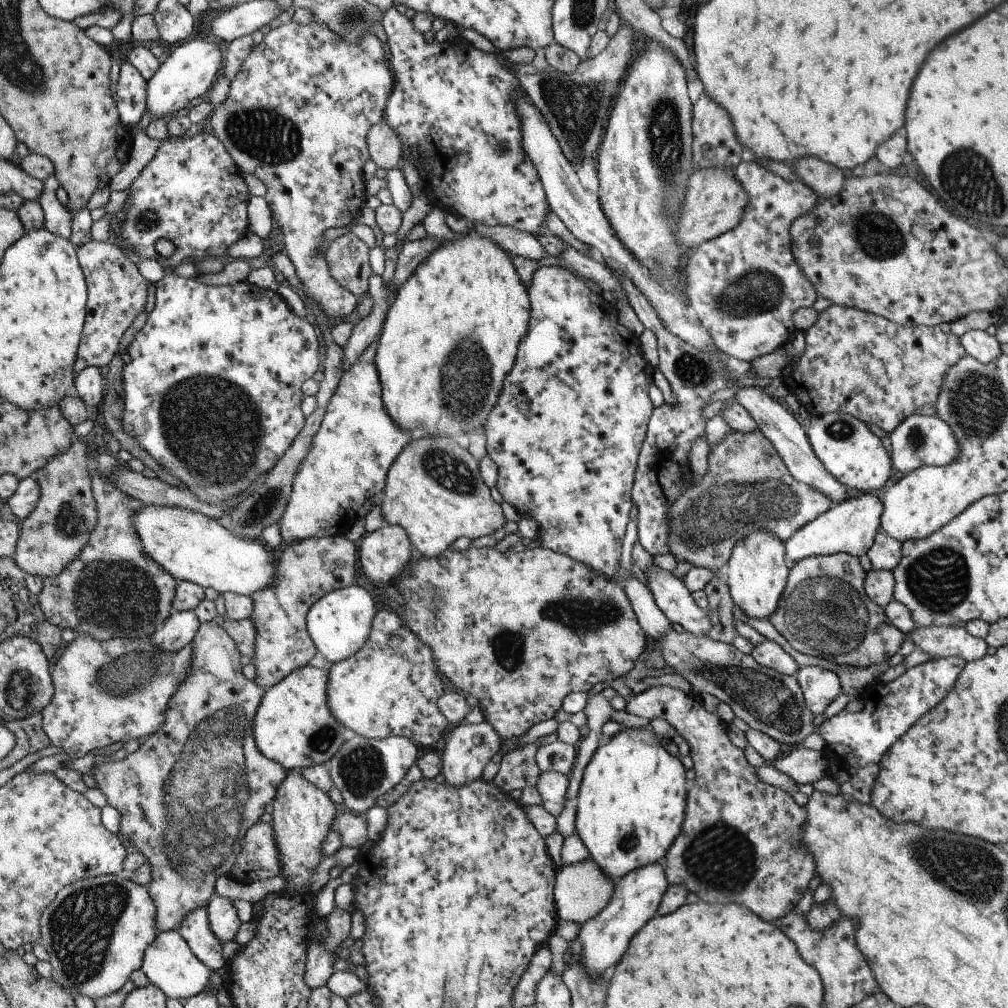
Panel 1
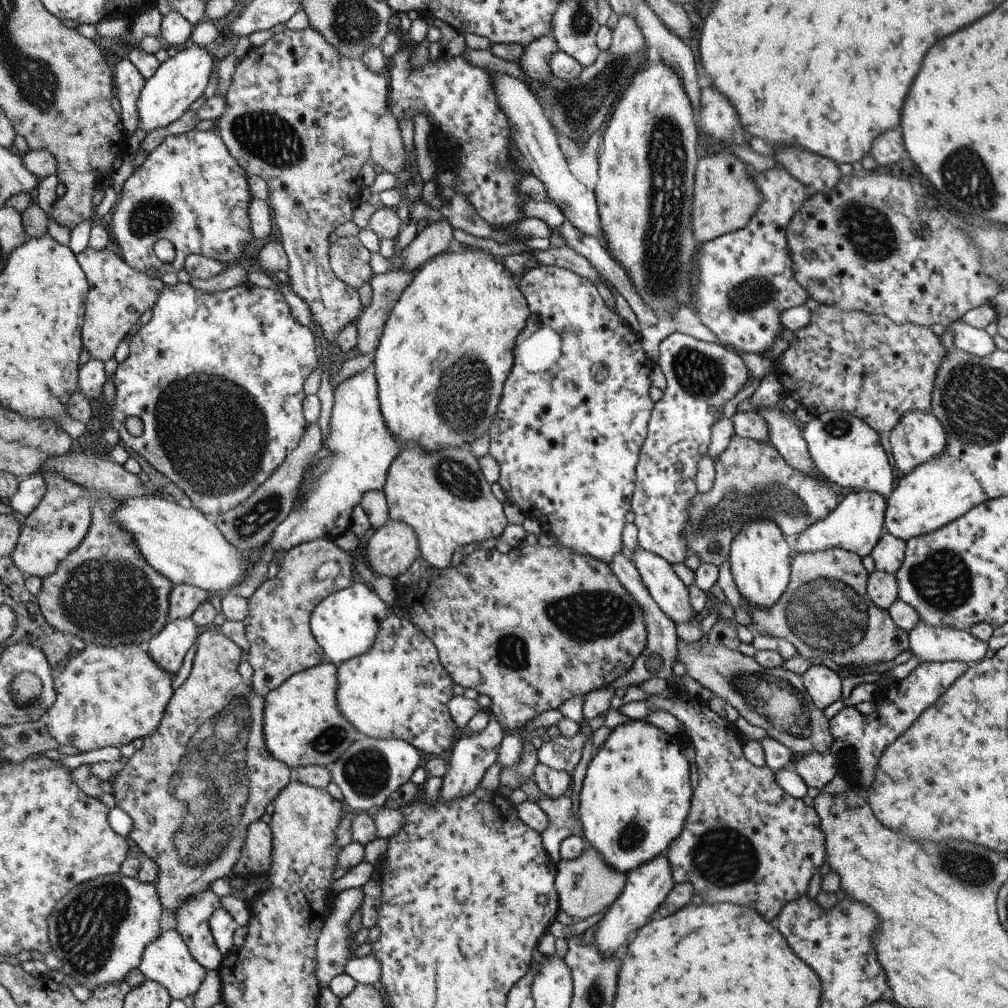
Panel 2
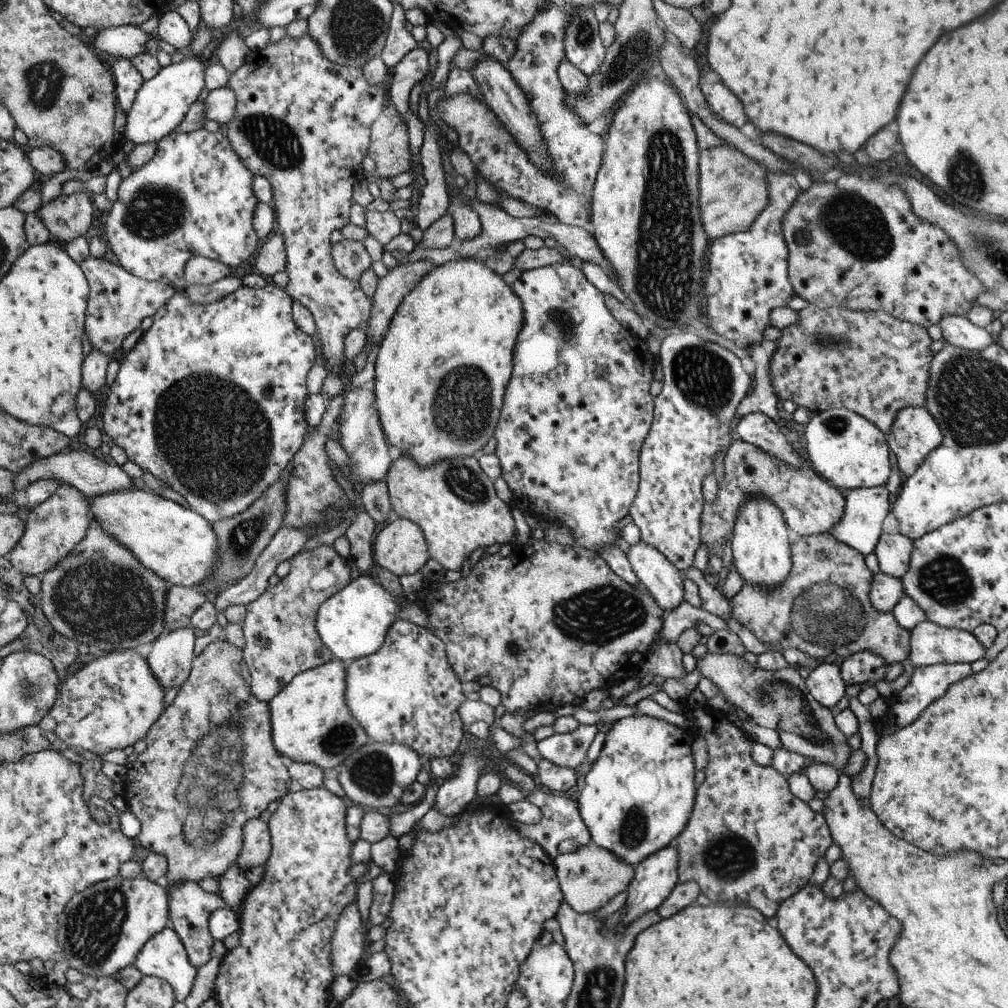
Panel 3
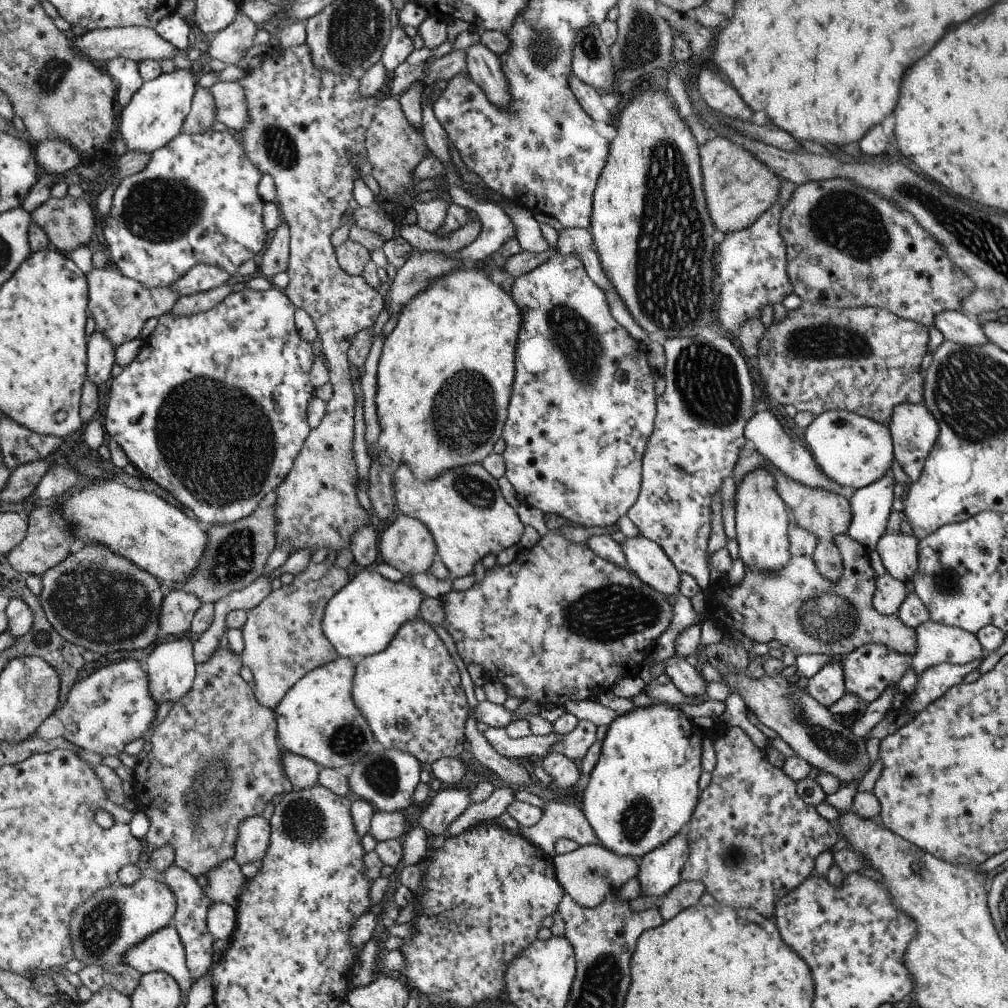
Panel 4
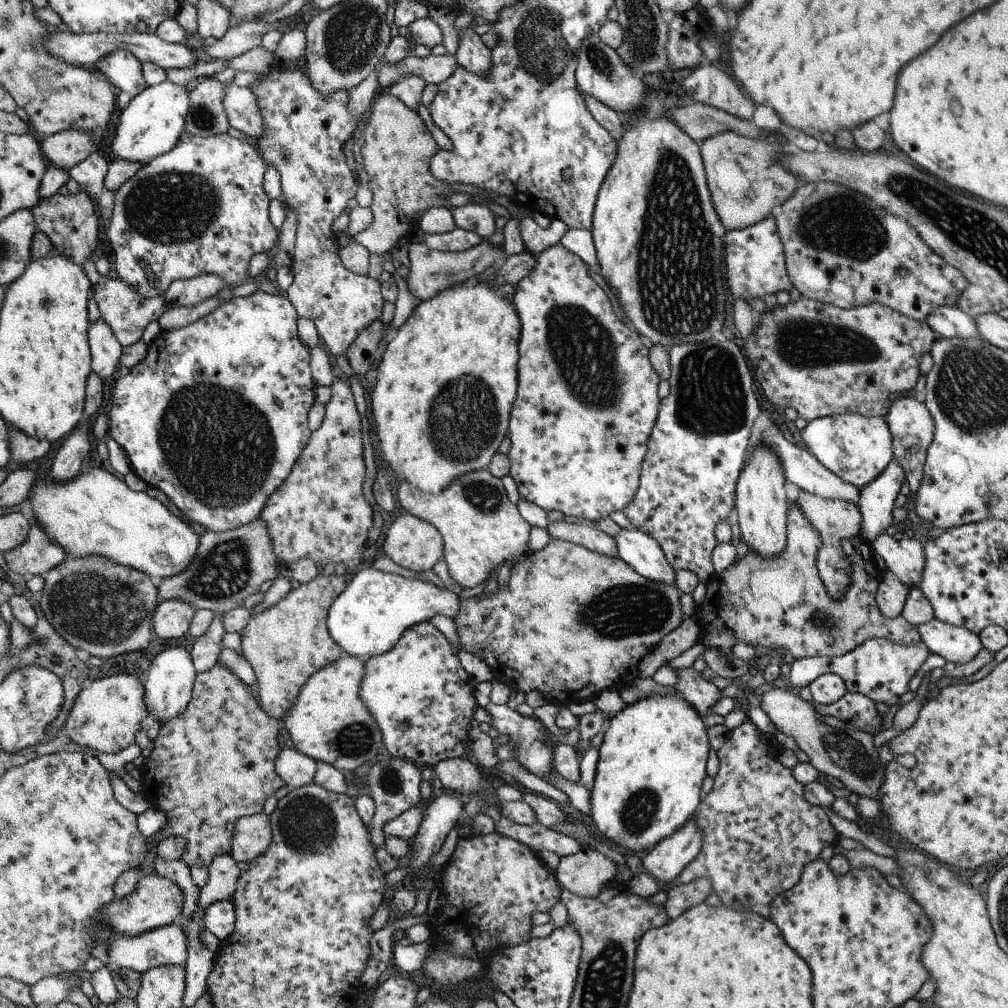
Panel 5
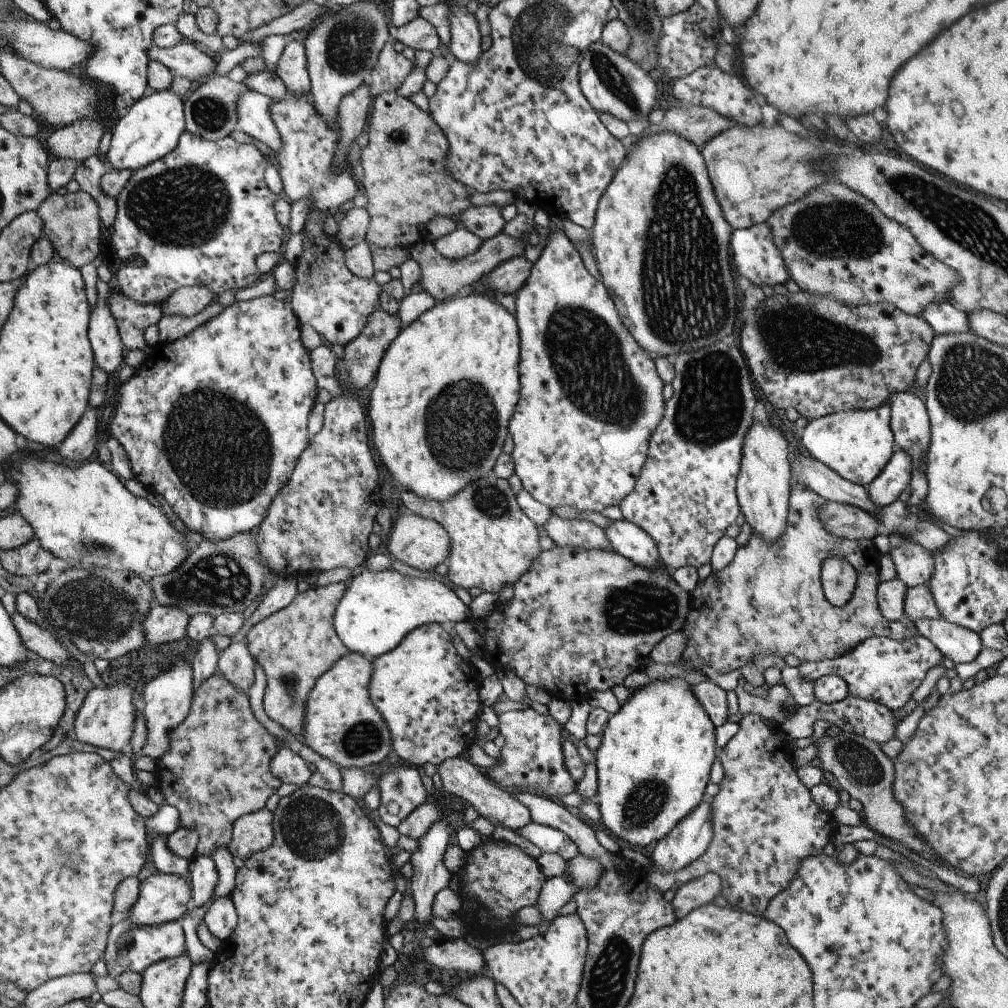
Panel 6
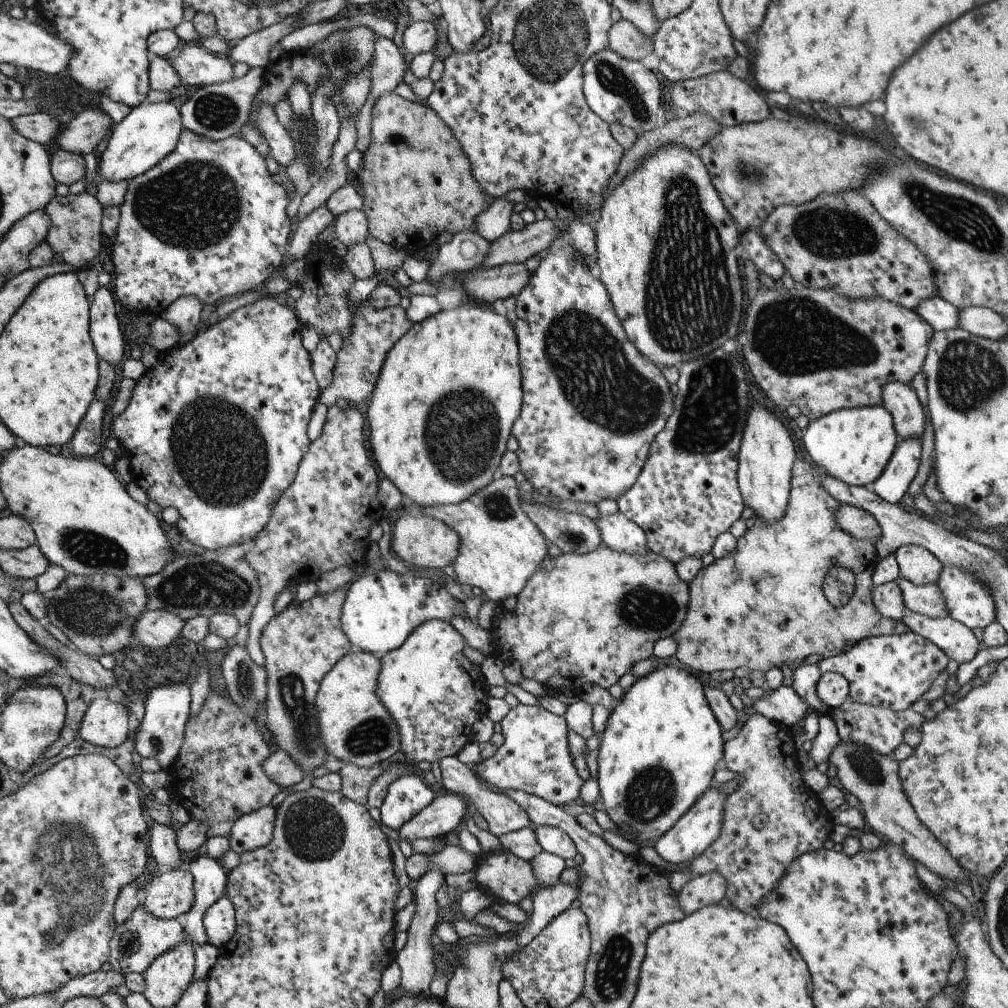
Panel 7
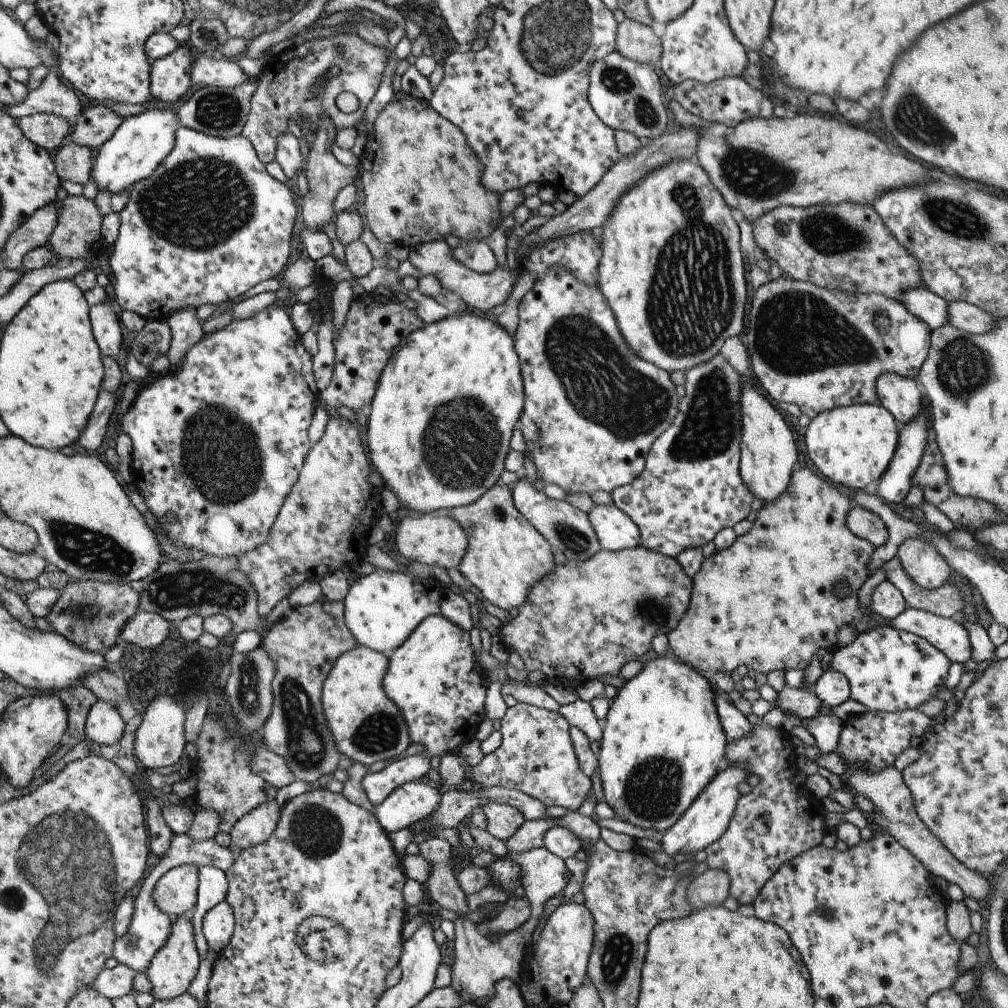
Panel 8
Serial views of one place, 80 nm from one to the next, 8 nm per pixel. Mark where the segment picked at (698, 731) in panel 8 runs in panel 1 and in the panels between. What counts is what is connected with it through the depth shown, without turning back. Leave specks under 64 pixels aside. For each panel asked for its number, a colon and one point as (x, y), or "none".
1: (631, 803)
2: (635, 800)
3: (638, 795)
4: (643, 790)
5: (652, 761)
6: (653, 763)
7: (659, 750)

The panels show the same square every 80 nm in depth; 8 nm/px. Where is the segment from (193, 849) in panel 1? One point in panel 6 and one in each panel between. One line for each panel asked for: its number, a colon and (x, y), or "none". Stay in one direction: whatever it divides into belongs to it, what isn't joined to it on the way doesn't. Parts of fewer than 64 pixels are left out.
2: (196, 785)
3: (210, 766)
4: (215, 761)
5: (213, 764)
6: (217, 770)

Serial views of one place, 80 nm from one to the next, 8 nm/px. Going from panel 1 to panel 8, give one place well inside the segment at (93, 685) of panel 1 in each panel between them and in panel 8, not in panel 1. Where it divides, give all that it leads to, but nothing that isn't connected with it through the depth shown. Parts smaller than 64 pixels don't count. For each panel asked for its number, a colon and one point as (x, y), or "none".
2: (92, 711)
3: (110, 703)
4: (103, 713)
5: (104, 717)
6: (104, 720)
7: (105, 724)
8: (104, 725)

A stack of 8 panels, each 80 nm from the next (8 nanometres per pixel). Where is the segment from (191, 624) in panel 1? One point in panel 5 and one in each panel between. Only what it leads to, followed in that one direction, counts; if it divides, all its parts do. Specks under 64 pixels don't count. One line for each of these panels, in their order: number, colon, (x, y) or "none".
2: (169, 647)
3: (171, 656)
4: (171, 666)
5: (169, 684)

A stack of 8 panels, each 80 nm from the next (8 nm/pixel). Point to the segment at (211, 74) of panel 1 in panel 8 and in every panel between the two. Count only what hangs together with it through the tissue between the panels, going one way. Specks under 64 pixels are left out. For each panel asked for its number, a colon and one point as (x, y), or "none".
2: (181, 80)
3: (162, 103)
4: (155, 116)
5: (152, 125)
6: (151, 128)
7: (150, 132)
8: (136, 150)

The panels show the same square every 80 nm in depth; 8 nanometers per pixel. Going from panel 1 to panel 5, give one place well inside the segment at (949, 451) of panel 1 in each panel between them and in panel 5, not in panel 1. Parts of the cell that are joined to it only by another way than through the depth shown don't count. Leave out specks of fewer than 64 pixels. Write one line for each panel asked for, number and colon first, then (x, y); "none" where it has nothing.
2: (919, 437)
3: (914, 434)
4: (914, 430)
5: (910, 422)

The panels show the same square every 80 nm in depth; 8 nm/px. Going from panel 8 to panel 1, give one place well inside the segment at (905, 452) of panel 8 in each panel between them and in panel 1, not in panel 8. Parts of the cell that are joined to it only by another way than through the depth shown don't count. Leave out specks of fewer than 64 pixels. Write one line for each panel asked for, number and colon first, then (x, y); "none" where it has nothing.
1: (851, 527)
2: (856, 525)
3: (860, 527)
4: (871, 506)
5: (876, 501)
6: (895, 477)
7: (893, 483)

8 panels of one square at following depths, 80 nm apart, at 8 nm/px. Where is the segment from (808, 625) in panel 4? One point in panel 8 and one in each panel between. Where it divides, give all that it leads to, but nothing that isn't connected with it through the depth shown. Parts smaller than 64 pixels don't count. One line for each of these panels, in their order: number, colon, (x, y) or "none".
5: (780, 604)
6: (769, 600)
7: (762, 606)
8: (768, 602)

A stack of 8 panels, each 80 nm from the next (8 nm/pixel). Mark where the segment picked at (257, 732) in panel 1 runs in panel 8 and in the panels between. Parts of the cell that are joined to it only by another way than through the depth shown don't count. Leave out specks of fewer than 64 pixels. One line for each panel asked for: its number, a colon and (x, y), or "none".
2: (302, 725)
3: (312, 723)
4: (320, 720)
5: (328, 721)
6: (343, 725)
7: (356, 727)
8: (368, 726)

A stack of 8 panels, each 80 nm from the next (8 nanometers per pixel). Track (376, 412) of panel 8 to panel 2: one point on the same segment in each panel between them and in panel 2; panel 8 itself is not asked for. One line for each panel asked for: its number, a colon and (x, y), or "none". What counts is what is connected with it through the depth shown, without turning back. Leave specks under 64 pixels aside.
2: (447, 349)
3: (443, 366)
4: (445, 377)
5: (446, 382)
6: (465, 352)
7: (469, 356)

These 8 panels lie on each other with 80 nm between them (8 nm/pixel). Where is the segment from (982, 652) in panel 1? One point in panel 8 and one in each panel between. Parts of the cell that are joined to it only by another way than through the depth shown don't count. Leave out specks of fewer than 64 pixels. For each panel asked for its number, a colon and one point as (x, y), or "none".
2: (928, 643)
3: (930, 645)
4: (937, 643)
5: (946, 642)
6: (958, 644)
7: (960, 644)
8: (946, 634)

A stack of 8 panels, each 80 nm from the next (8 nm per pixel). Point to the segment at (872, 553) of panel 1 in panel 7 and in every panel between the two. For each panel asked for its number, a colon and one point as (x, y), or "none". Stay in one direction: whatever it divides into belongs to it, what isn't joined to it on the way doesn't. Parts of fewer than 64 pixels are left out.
2: (888, 555)
3: (893, 551)
4: (899, 552)
5: (903, 555)
6: (914, 564)
7: (916, 564)

